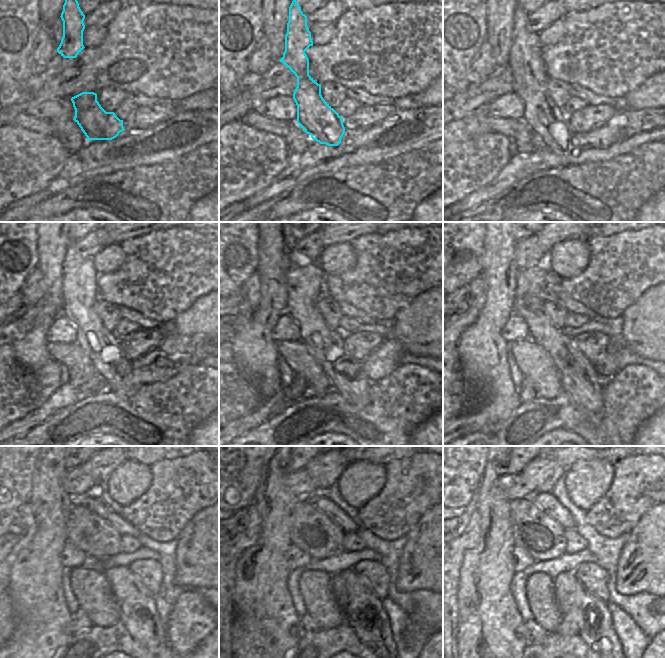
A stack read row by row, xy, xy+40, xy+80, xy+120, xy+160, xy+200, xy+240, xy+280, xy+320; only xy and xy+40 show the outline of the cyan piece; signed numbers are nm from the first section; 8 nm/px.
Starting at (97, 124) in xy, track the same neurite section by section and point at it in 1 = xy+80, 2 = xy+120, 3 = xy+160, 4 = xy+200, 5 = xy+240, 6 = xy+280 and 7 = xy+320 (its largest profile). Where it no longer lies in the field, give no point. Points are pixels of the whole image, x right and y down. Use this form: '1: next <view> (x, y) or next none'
1: next xy+80 (550, 123)
2: next xy+120 (79, 284)
3: next xy+160 (304, 281)
4: next xy+200 (579, 379)
5: next xy+240 (136, 605)
6: next xy+280 (364, 613)
7: next xy+320 (598, 633)

